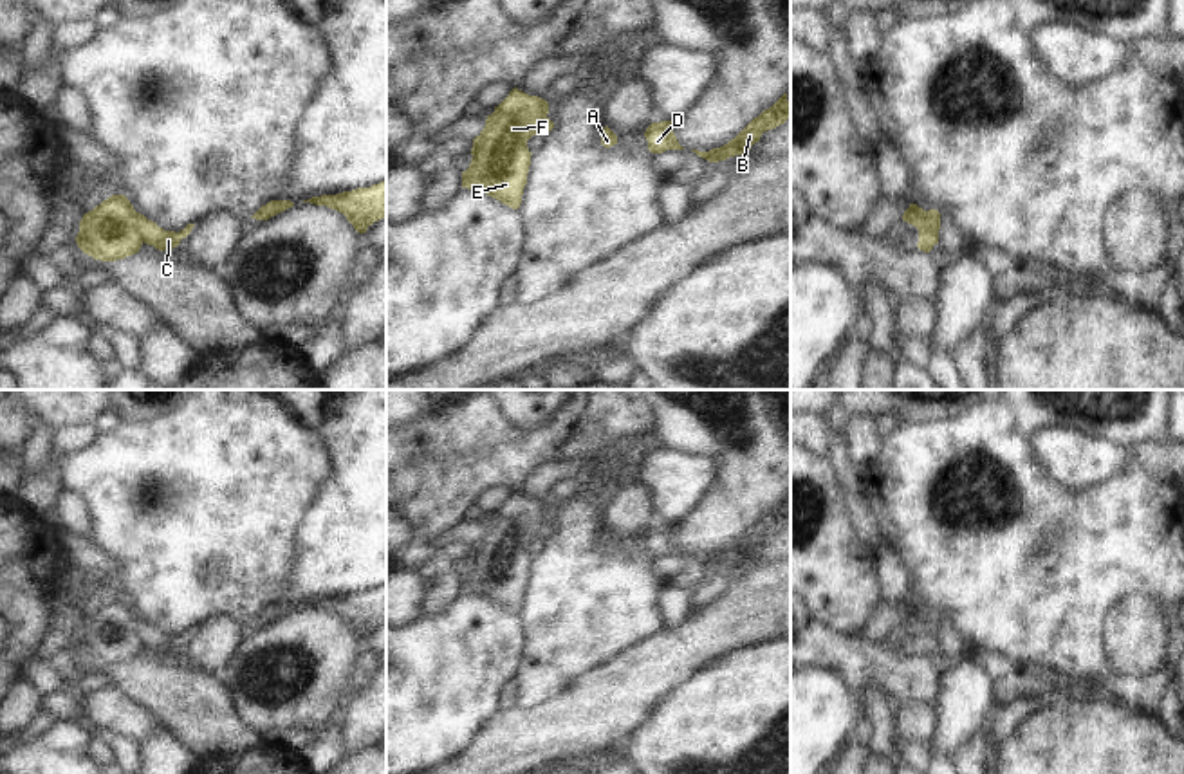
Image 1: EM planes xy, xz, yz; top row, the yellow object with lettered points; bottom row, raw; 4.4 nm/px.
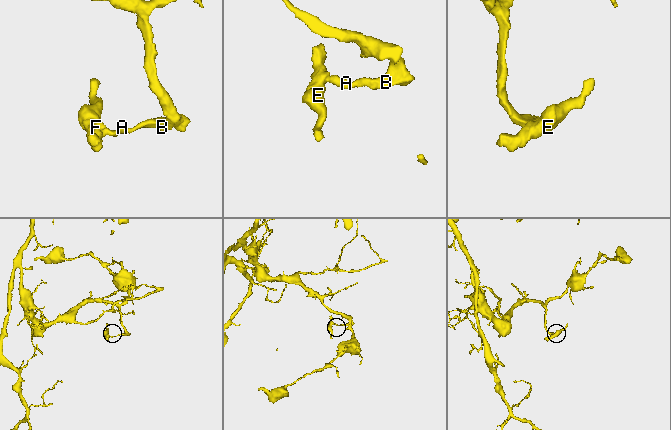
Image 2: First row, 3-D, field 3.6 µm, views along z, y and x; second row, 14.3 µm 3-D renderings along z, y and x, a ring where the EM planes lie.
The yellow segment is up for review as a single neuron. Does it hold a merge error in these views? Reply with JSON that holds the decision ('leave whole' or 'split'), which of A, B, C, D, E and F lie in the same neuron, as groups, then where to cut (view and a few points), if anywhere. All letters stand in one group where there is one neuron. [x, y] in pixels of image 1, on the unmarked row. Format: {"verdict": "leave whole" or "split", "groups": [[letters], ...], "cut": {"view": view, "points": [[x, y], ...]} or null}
{"verdict": "split", "groups": [["A", "B", "C", "D"], ["E", "F"]], "cut": {"view": "xy", "points": [[136, 616], [136, 635], [143, 644]]}}

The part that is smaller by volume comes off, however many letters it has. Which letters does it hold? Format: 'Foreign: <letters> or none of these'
Foreign: E, F

